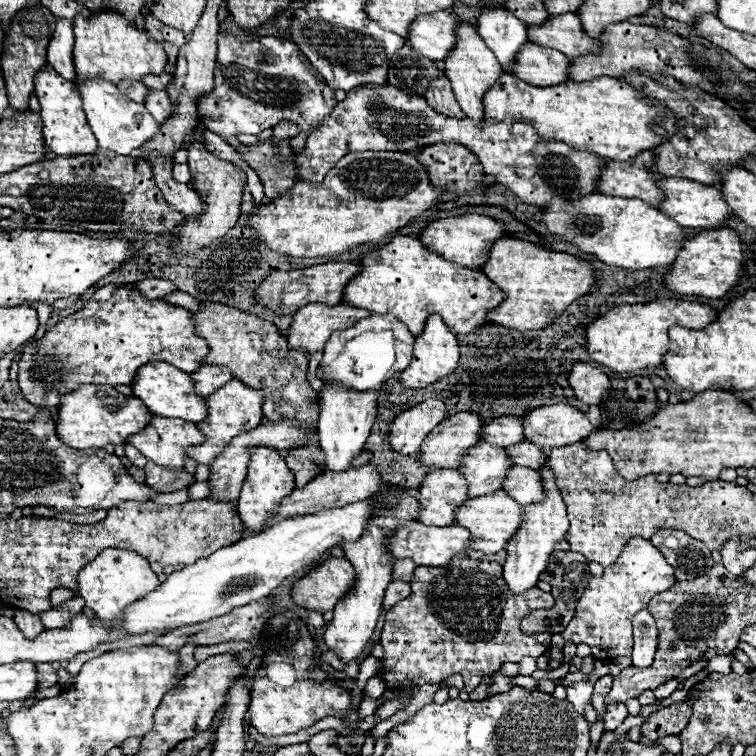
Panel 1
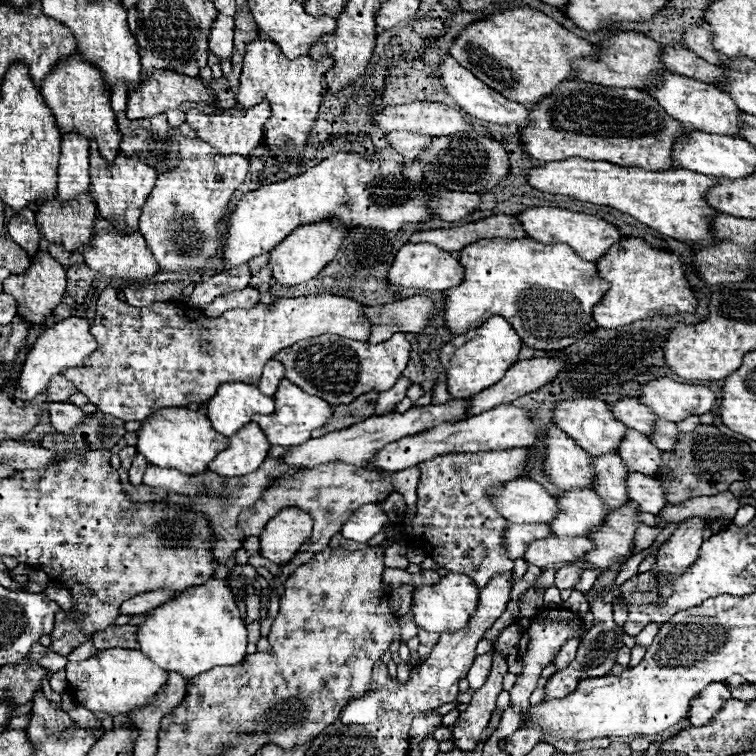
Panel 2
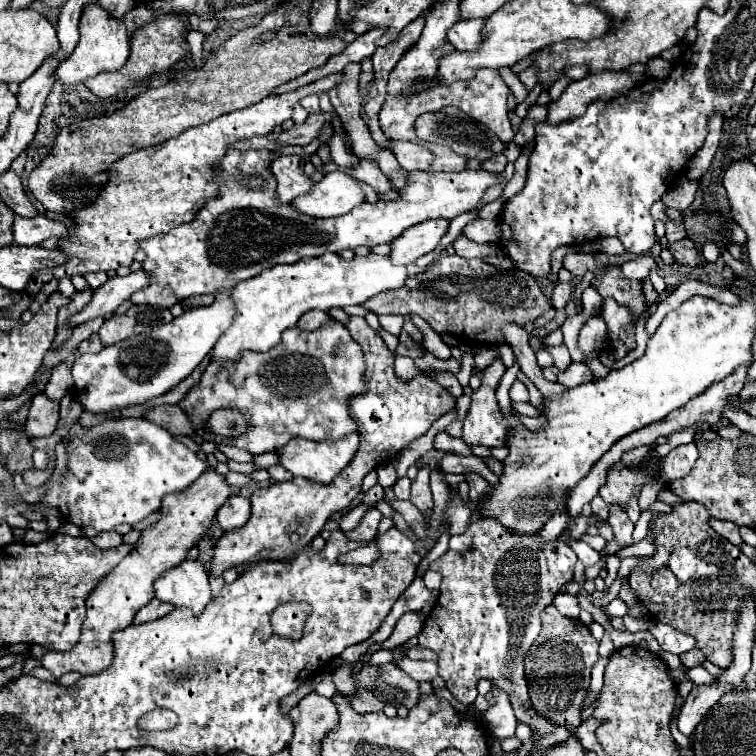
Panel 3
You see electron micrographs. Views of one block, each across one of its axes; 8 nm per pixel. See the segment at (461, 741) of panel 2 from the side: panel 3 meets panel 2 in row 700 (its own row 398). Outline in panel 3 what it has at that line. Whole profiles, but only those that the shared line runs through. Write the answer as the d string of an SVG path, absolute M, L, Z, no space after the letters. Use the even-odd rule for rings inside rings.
M494 360L488 368L484 368L480 376L482 384L472 392L472 402L464 418L462 438L466 444L478 444L486 448L504 446L508 430L494 394L504 372L506 366L502 364L502 360Z

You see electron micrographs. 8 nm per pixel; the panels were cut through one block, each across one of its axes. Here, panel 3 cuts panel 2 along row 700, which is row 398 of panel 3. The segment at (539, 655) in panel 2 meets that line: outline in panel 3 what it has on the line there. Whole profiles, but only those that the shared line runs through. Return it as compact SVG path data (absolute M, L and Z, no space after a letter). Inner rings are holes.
M516 380L510 388L510 398L512 402L528 402L528 388Z

